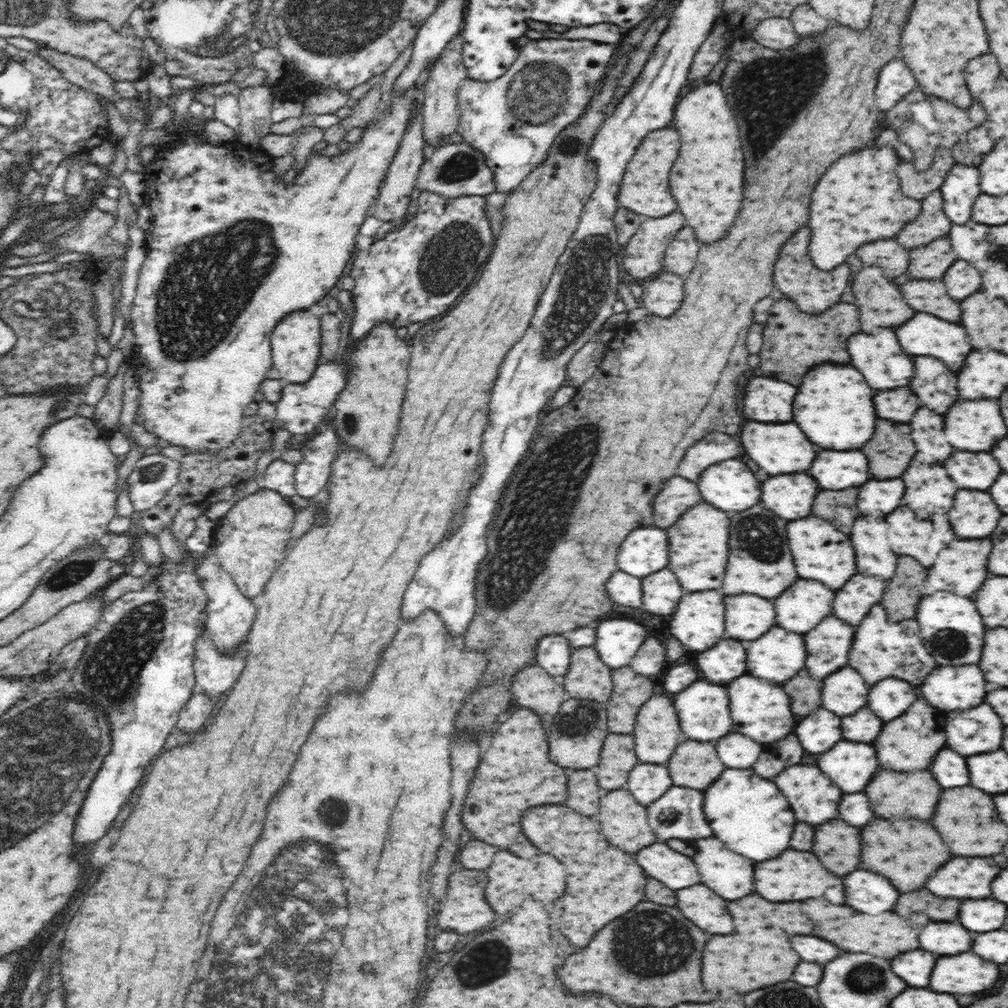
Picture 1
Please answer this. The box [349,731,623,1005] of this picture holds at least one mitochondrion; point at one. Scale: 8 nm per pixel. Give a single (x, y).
(486, 962)

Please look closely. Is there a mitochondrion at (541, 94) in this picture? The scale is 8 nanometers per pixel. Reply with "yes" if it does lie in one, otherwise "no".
yes

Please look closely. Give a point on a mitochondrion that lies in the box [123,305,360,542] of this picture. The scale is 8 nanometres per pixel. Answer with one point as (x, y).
(153, 470)

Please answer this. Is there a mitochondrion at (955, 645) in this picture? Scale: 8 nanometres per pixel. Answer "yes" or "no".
yes

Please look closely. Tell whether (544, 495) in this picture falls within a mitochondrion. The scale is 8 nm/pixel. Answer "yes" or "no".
yes

